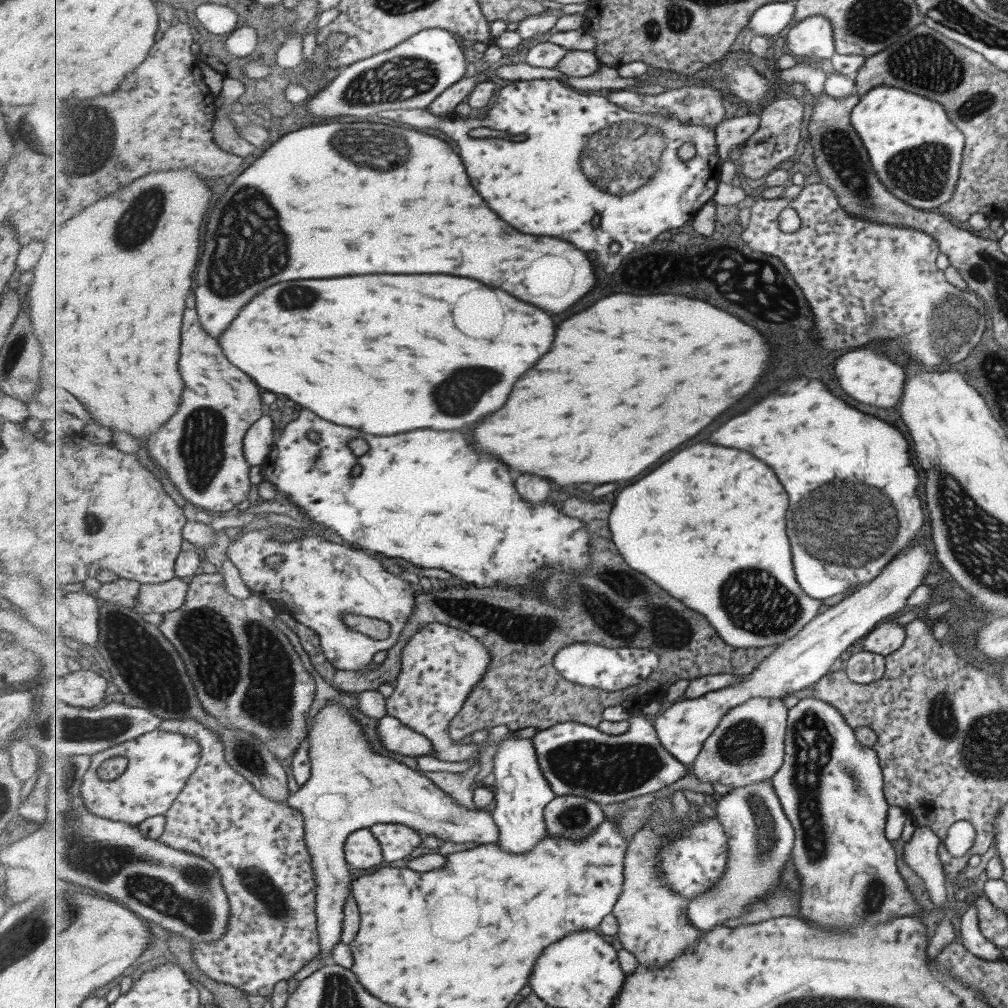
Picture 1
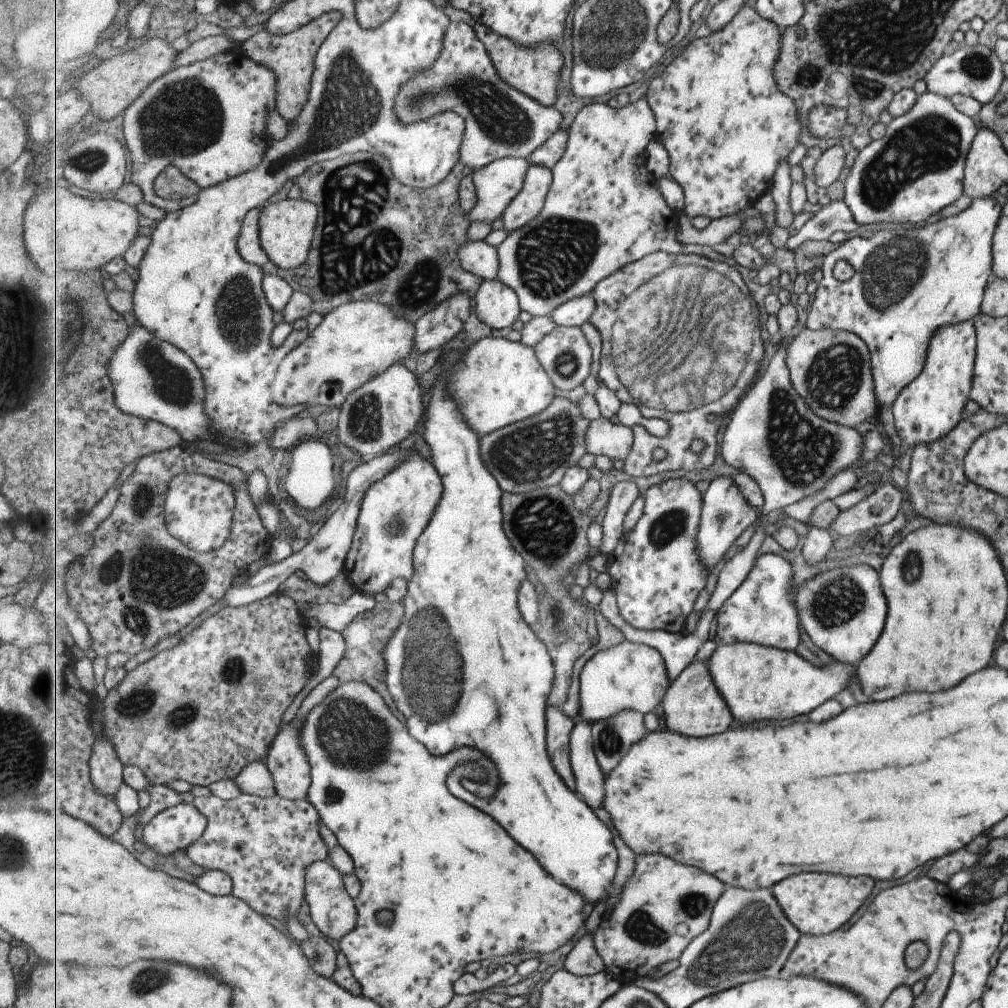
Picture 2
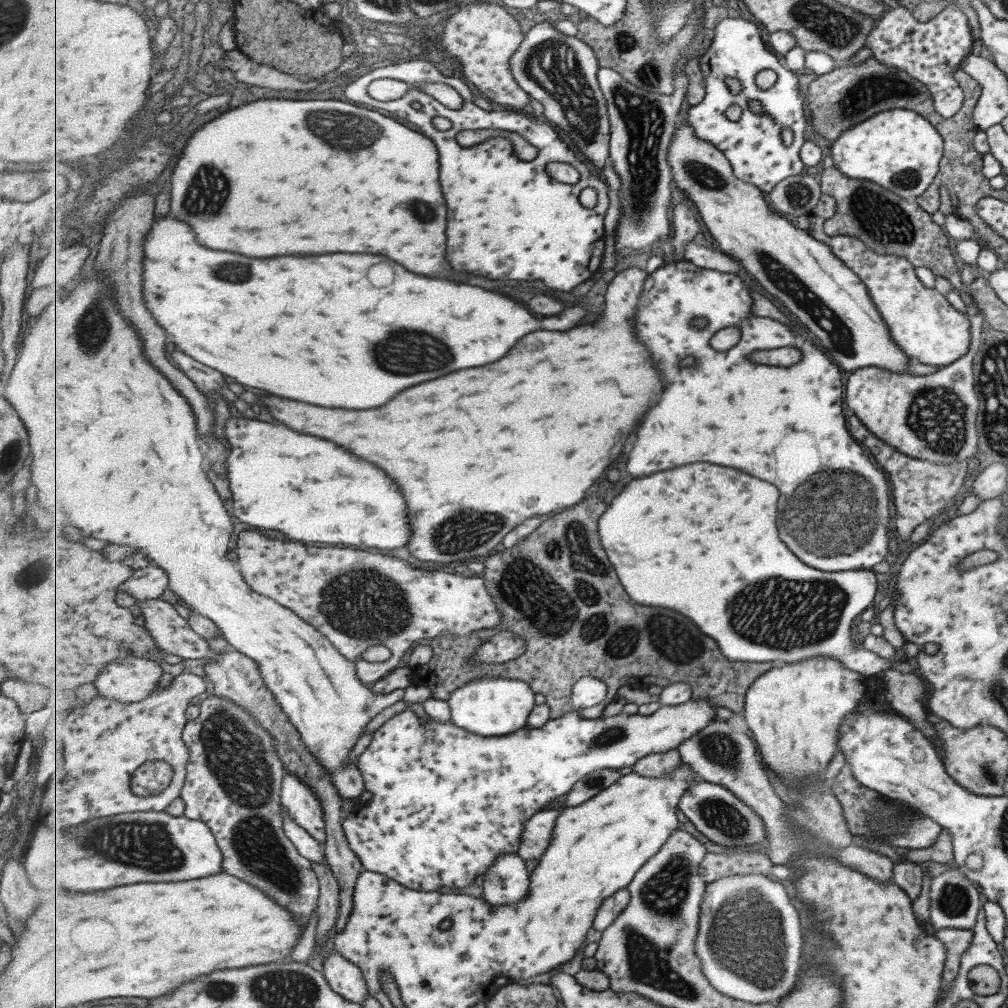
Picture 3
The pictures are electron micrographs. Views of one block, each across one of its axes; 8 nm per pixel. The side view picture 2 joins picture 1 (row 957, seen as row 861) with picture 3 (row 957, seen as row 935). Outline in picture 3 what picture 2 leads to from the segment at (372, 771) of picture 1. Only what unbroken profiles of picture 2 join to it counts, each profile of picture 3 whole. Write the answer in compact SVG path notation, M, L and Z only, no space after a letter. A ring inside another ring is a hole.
M336 948L325 957L322 972L332 989L343 995L345 999L363 1004L365 999L369 998L368 984L361 967L342 955Z

